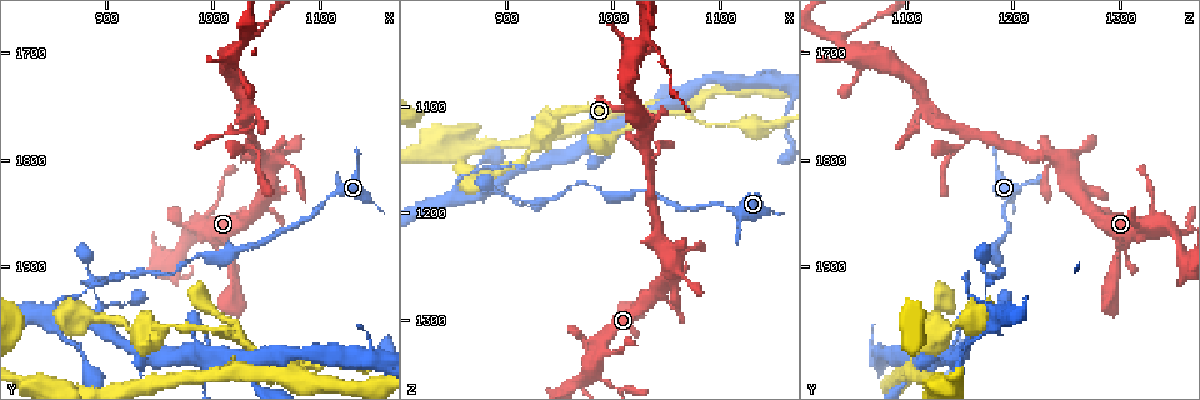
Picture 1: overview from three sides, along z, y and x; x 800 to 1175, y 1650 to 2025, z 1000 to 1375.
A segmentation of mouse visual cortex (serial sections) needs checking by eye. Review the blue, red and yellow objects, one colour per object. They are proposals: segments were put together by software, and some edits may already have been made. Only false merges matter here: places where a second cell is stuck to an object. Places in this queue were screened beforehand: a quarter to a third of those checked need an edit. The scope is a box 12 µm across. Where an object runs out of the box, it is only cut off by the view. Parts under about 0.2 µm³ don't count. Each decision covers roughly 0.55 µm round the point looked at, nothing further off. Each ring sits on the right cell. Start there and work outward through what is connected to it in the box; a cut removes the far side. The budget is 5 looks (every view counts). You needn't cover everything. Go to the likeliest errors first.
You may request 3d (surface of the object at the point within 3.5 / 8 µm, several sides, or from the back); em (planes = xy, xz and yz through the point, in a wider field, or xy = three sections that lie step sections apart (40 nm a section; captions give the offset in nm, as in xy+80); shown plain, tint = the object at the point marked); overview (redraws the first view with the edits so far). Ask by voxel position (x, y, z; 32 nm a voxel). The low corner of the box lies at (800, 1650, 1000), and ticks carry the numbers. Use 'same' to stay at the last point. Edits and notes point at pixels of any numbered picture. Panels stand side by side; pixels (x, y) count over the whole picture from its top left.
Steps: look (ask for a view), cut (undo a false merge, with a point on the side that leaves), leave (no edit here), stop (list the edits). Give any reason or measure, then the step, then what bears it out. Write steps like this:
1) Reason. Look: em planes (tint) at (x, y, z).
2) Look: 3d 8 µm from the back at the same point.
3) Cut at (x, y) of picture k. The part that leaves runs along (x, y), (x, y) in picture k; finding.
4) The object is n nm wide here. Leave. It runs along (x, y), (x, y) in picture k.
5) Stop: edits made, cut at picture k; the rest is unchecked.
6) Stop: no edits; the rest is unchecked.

Look: em planes (tint) at (886, 1916, 1176).

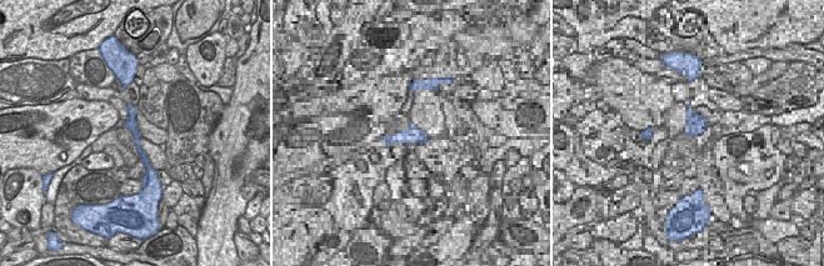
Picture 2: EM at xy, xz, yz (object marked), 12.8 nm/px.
See where the arms go. Look: 3d 3.5 µm at the same point.

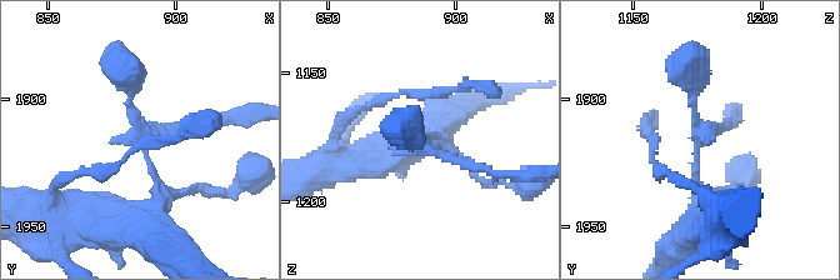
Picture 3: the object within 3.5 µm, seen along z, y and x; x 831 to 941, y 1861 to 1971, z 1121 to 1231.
Cut at (429, 98) of picture 3. The part that leaves runs along (424, 139), (459, 106) in picture 3; a second cell is stuck on.

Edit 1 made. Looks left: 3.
Look: 3d 3.5 µm at (1056, 1998, 1102).

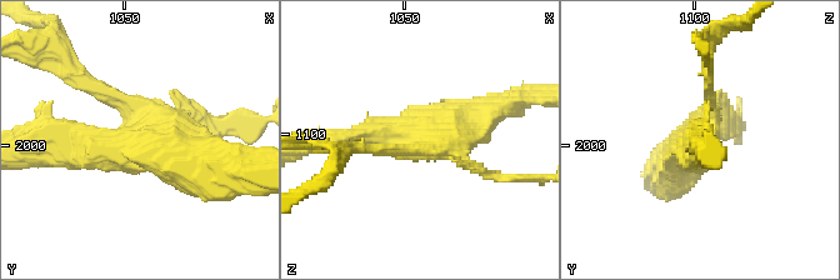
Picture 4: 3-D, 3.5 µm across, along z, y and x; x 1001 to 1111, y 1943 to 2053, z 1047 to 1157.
Now the EM. Look: em xy step 3 (tint) at (1058, 1995, 1103).

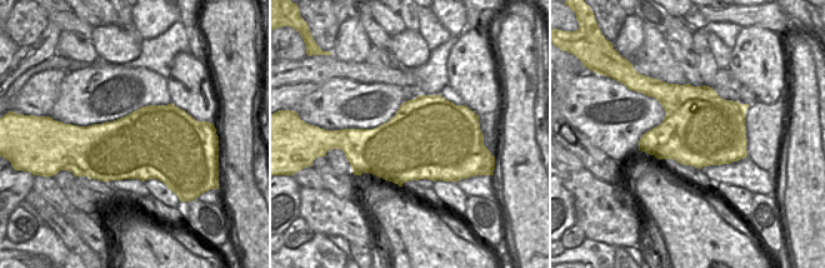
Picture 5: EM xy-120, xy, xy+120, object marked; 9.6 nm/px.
Cut at (230, 126) of picture 4. The part that leaves runs along (196, 119), (239, 134), (261, 123) in picture 4; a second cell is stuck on.

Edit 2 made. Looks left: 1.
Stop: edits made, cut at picture 3, cut at picture 4; the rest is unchecked.

